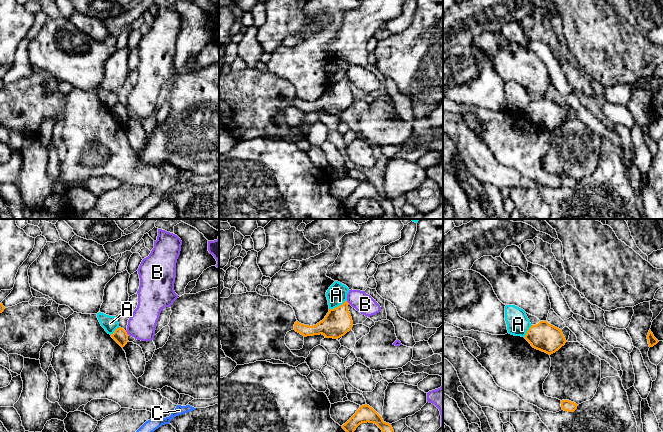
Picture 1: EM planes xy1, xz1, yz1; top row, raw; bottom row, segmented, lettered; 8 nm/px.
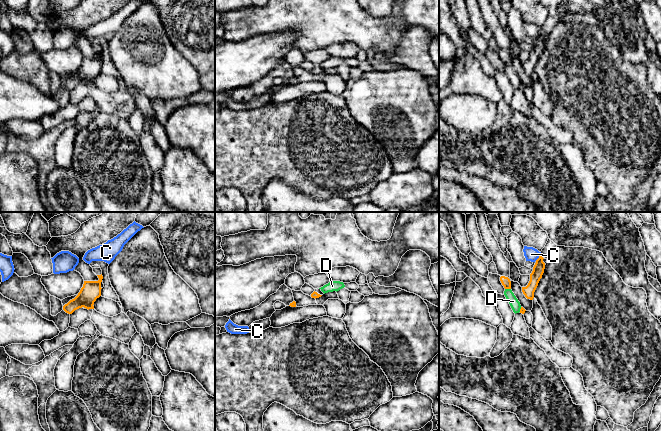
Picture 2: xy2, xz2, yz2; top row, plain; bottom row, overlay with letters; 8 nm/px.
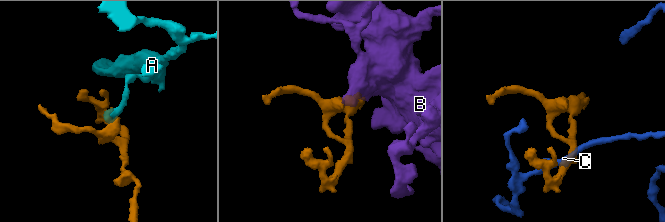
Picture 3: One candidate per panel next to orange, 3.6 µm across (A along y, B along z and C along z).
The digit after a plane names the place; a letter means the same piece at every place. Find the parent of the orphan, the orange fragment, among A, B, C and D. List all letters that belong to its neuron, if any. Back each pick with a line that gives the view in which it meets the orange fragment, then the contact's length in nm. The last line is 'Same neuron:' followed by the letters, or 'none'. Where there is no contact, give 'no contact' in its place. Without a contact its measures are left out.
Same neuron: none

